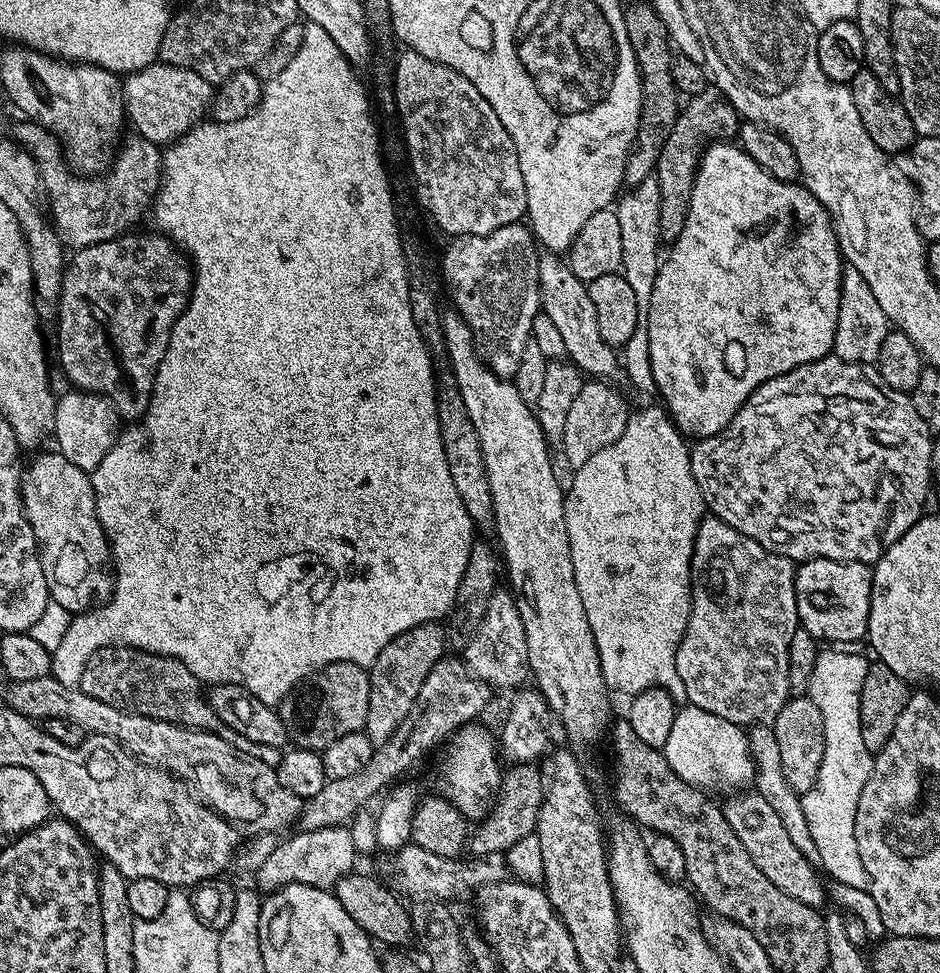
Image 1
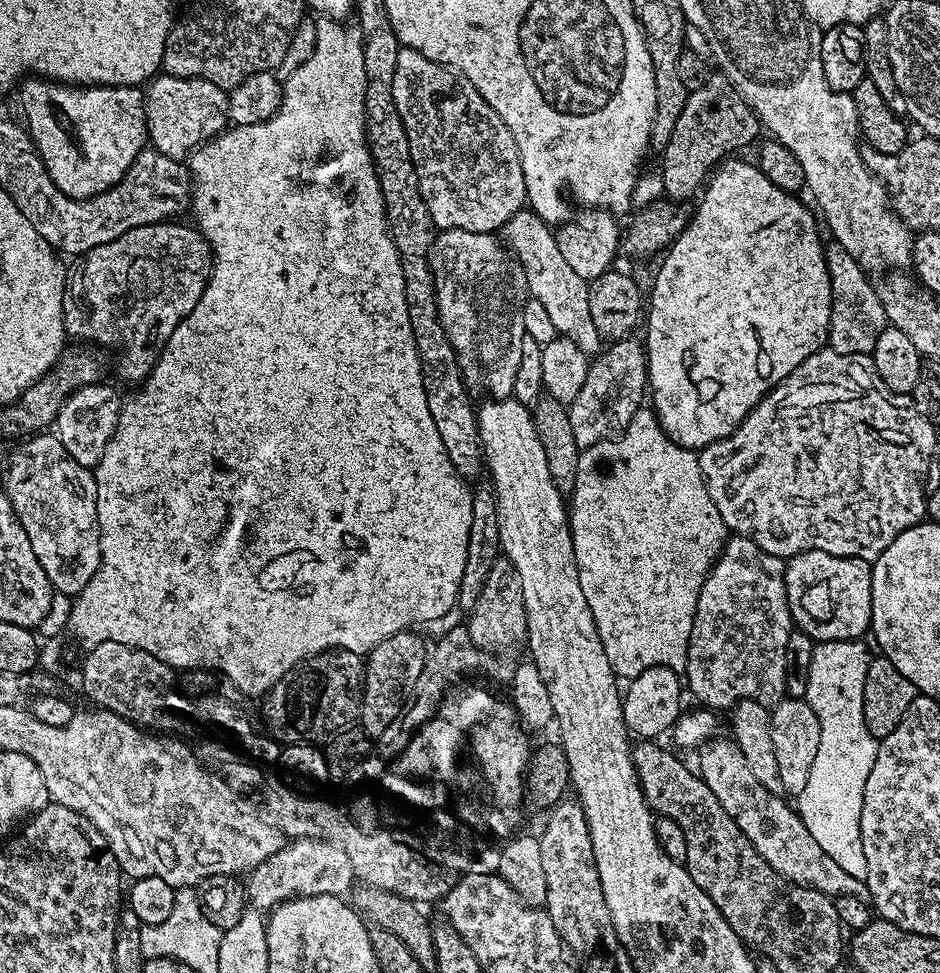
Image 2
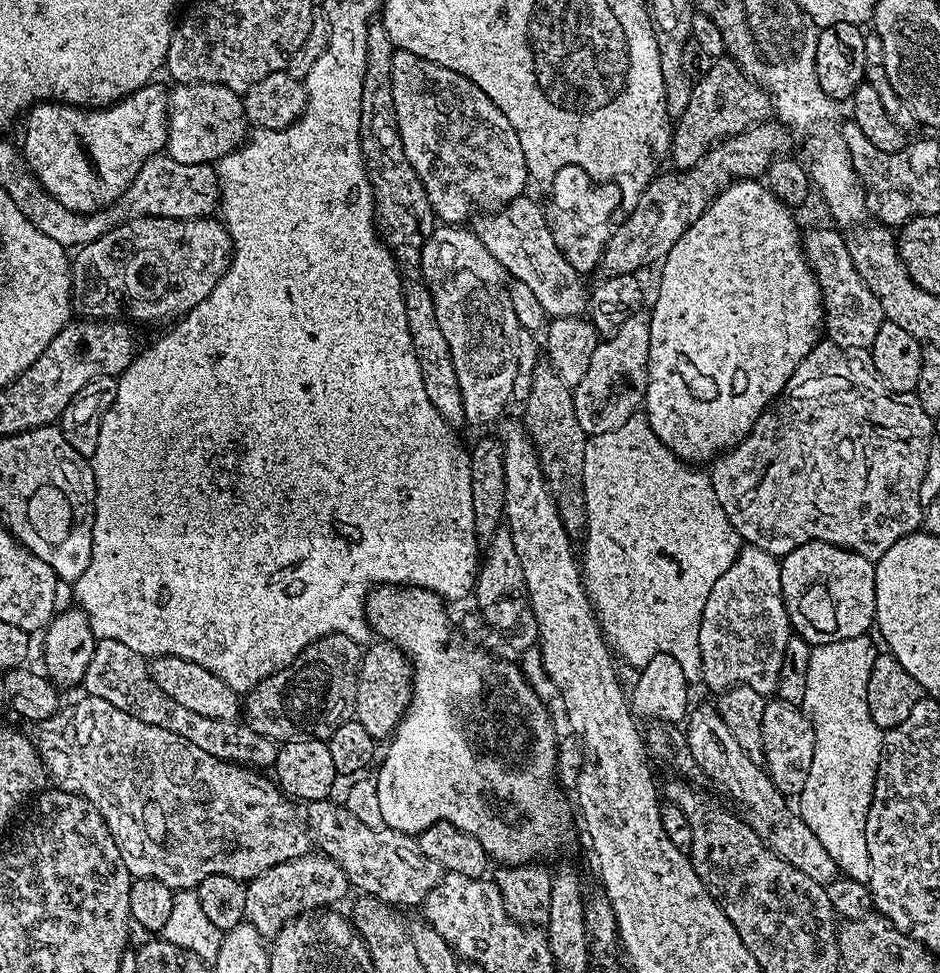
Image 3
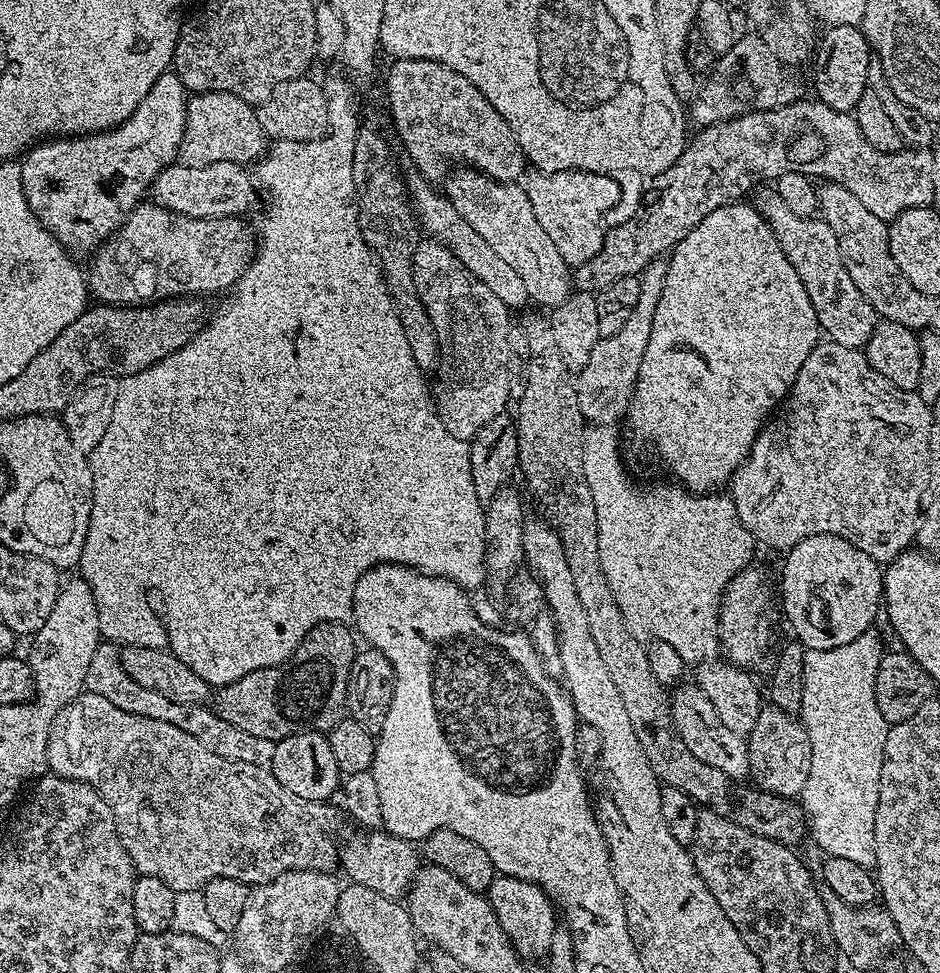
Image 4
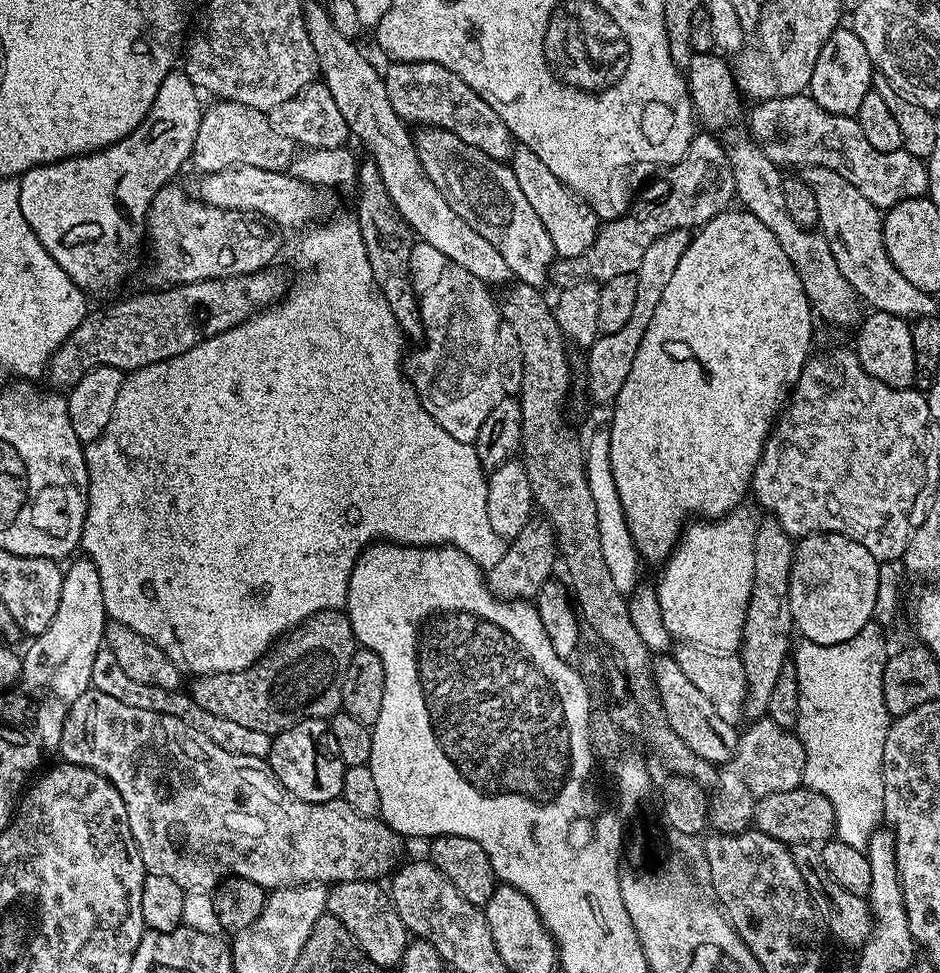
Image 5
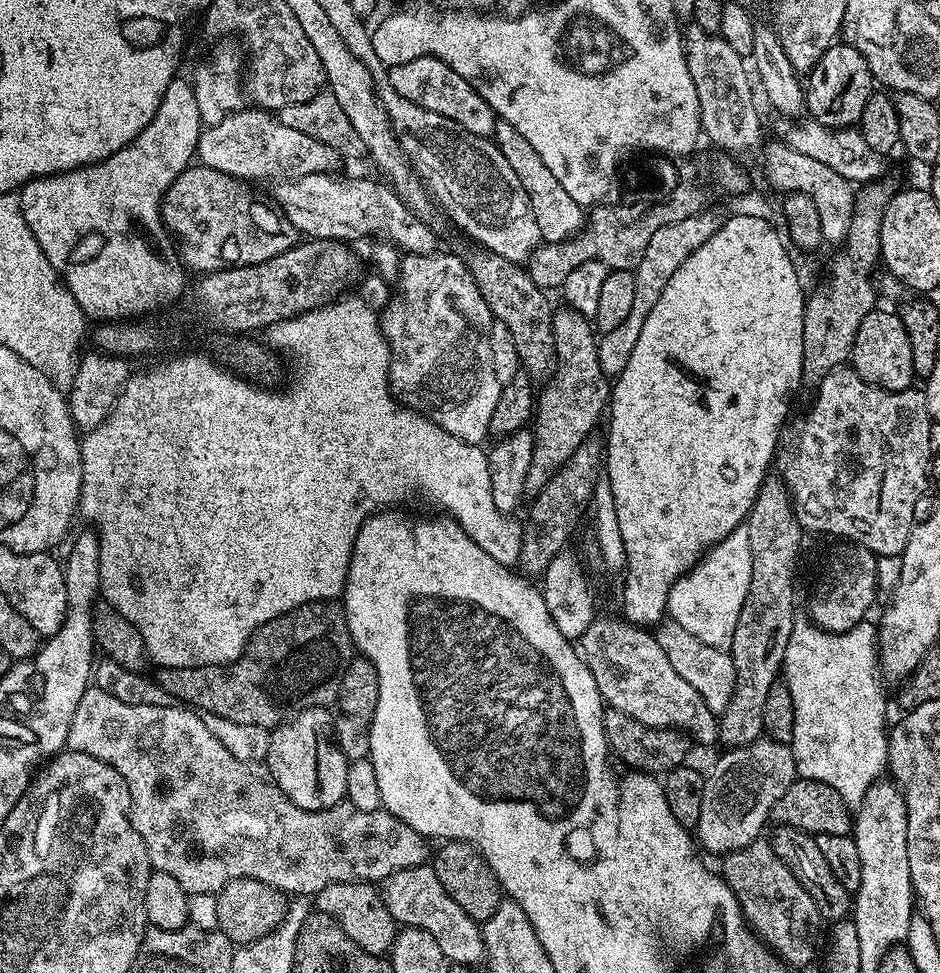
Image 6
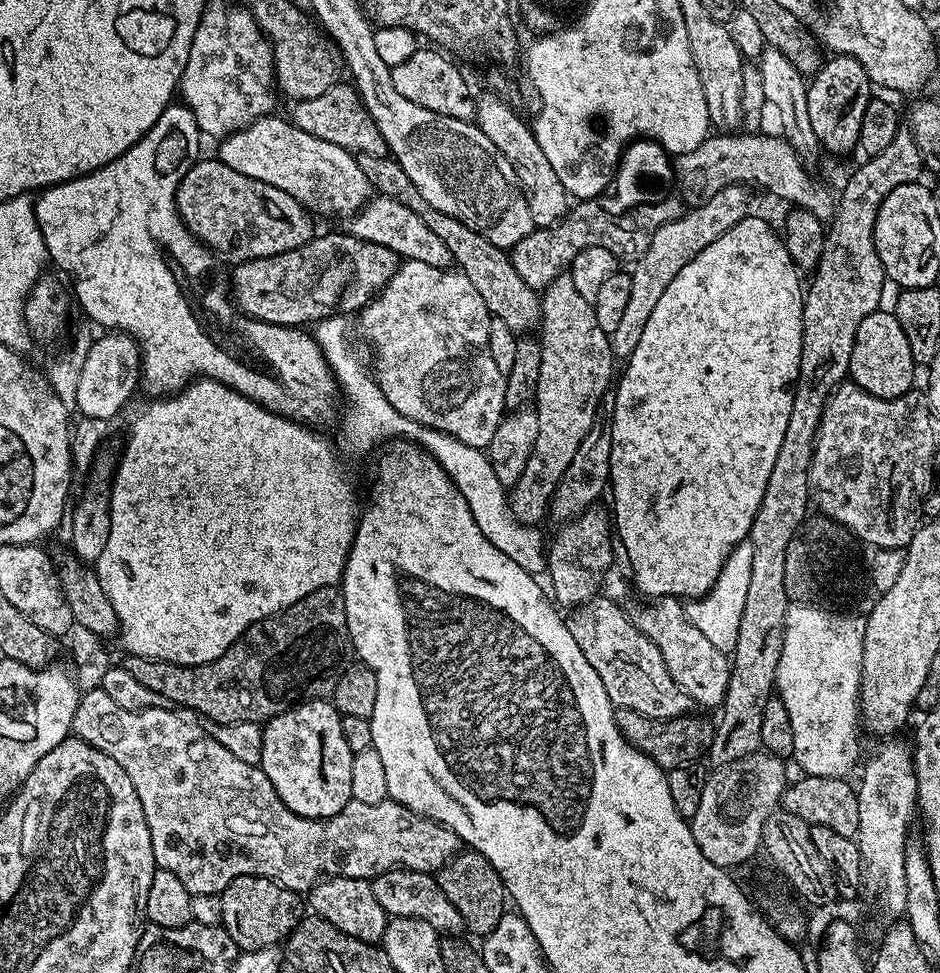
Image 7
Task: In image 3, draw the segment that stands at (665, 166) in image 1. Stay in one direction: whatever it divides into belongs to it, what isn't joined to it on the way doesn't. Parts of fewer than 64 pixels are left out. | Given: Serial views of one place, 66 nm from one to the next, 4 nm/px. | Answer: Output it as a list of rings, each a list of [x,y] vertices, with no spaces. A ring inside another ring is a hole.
[[[729,56],[715,59],[709,73],[693,83],[689,105],[676,118],[669,152],[677,169],[692,168],[713,144],[745,132],[771,119],[774,109],[769,93],[755,85]]]

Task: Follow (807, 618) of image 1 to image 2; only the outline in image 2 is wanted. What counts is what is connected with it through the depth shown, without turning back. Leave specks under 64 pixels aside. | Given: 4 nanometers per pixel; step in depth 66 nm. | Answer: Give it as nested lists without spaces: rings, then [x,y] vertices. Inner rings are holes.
[[[822,550],[799,552],[785,563],[784,581],[792,623],[813,642],[859,640],[869,631],[872,623],[872,566],[869,561],[826,554]]]

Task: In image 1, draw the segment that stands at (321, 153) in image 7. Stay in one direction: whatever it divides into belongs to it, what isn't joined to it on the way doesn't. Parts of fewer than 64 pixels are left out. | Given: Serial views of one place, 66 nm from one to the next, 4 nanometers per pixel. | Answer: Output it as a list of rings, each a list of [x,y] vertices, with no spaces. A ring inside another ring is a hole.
[[[157,62],[131,73],[123,81],[126,116],[144,140],[167,146],[185,136],[209,115],[214,86],[194,70]]]

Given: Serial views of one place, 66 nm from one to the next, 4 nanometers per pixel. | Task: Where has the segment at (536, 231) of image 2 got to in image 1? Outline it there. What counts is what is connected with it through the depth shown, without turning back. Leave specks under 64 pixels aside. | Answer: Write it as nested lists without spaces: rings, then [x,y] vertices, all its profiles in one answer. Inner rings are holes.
[[[544,254],[540,261],[540,302],[542,312],[550,316],[562,334],[567,359],[592,378],[612,378],[618,372],[618,352],[598,334],[598,317],[594,315],[594,302],[588,297],[588,285],[572,273],[559,255]]]

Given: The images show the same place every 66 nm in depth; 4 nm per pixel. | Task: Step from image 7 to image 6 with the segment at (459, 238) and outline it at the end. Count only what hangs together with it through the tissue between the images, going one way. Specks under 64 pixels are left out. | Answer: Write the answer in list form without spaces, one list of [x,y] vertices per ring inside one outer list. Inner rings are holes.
[[[479,246],[473,249],[466,256],[466,263],[482,298],[486,298],[486,306],[490,306],[492,319],[502,322],[506,330],[510,330],[523,371],[533,381],[547,381],[556,370],[556,343],[552,325],[554,305],[548,301],[549,293],[538,287],[521,265]]]

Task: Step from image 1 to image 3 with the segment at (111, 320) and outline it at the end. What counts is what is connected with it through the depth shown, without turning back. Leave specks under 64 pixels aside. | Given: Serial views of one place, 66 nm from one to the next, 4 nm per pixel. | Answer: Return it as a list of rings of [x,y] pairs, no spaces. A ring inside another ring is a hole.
[[[134,216],[75,253],[71,261],[73,313],[90,320],[127,318],[132,322],[141,320],[144,324],[152,324],[155,320],[175,321],[198,306],[198,302],[206,299],[210,290],[218,286],[232,261],[232,250],[232,239],[219,219],[175,220],[161,216]]]

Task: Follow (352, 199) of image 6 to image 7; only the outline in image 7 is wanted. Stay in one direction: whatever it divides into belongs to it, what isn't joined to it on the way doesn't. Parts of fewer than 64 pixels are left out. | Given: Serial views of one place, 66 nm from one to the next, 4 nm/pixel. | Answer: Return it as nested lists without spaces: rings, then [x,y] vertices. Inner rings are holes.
[[[373,195],[360,211],[347,217],[346,231],[366,242],[386,246],[404,260],[427,262],[439,268],[447,268],[453,263],[450,250],[446,250],[446,242],[442,242],[442,238],[438,238],[438,234],[434,234],[434,230],[430,230],[430,226],[426,226],[418,214],[414,214],[414,210],[402,202],[394,202],[389,196]]]

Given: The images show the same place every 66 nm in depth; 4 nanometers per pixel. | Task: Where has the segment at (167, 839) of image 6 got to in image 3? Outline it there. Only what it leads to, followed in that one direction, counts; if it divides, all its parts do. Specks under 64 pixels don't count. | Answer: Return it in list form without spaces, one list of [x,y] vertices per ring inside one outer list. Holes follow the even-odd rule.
[[[81,695],[81,700],[76,700],[73,704],[65,703],[49,720],[43,720],[35,725],[34,743],[36,751],[40,754],[40,760],[44,763],[44,771],[48,774],[48,779],[59,791],[75,792],[85,796],[102,814],[102,818],[108,823],[110,834],[120,851],[122,862],[126,862],[126,870],[134,878],[151,876],[152,879],[162,882],[166,887],[173,890],[192,890],[202,882],[202,878],[210,878],[210,874],[226,874],[230,878],[247,882],[254,879],[258,874],[270,870],[270,866],[278,866],[282,862],[290,862],[299,856],[309,855],[310,832],[303,823],[292,820],[291,803],[286,802],[286,797],[279,787],[267,775],[259,771],[245,768],[242,764],[231,764],[225,760],[214,758],[206,754],[206,750],[194,746],[191,742],[186,742],[178,734],[173,734],[171,730],[162,730],[162,726],[150,726],[134,714],[126,714],[126,710],[118,710],[110,706],[102,698]]]

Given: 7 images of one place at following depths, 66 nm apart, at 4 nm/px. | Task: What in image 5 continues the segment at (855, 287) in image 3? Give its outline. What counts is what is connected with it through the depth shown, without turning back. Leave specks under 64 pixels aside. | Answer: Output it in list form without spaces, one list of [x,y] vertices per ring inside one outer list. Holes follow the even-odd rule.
[[[751,138],[736,140],[732,145],[729,143],[726,151],[736,183],[735,199],[741,200],[746,211],[754,214],[754,218],[758,218],[758,222],[762,222],[762,226],[766,226],[766,230],[778,238],[778,246],[782,246],[786,258],[790,258],[790,266],[794,266],[802,282],[802,290],[813,313],[828,324],[838,324],[844,328],[857,327],[864,314],[861,301],[839,272],[838,262],[834,262],[834,254],[830,254],[830,246],[823,231],[798,226],[798,222],[786,214],[786,201],[782,194],[785,177],[780,176],[781,169],[768,157],[763,147]]]

